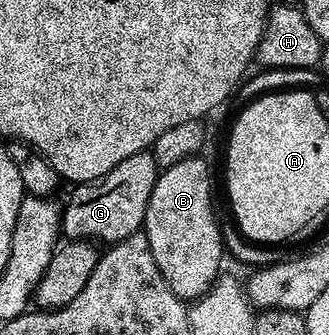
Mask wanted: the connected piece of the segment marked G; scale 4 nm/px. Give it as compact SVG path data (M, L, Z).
M151 152L135 153L130 159L122 159L118 167L114 167L105 177L99 177L96 181L85 181L77 184L76 189L62 205L62 233L65 238L73 241L90 241L101 243L115 243L126 239L130 235L141 232L146 207L150 203L150 191L154 191L154 183L158 176L158 166Z

